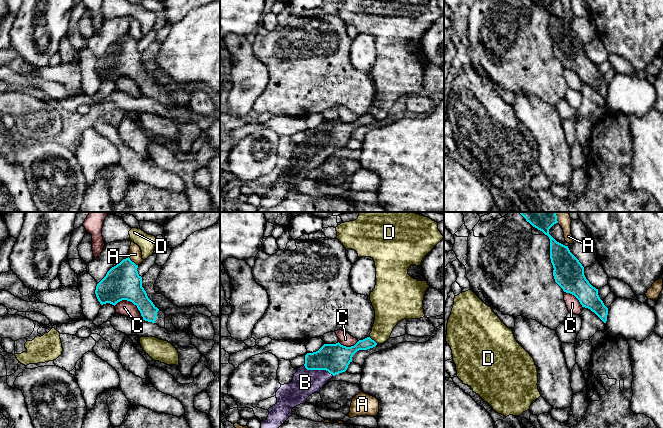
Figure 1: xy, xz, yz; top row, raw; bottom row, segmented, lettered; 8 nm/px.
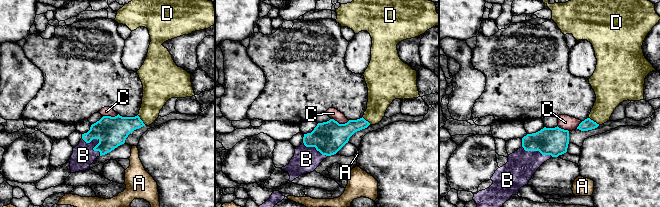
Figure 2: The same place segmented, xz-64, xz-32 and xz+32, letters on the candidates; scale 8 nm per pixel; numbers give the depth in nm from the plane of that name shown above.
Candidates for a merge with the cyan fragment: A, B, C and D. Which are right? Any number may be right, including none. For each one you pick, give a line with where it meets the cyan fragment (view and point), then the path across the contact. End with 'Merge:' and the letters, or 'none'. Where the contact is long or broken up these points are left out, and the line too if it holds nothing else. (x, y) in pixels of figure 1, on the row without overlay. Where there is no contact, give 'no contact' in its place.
B: contact xz (318, 145); way xz (334, 134), (318, 145), (305, 158)
Merge: B

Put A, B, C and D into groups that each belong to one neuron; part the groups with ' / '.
A / B / C / D

